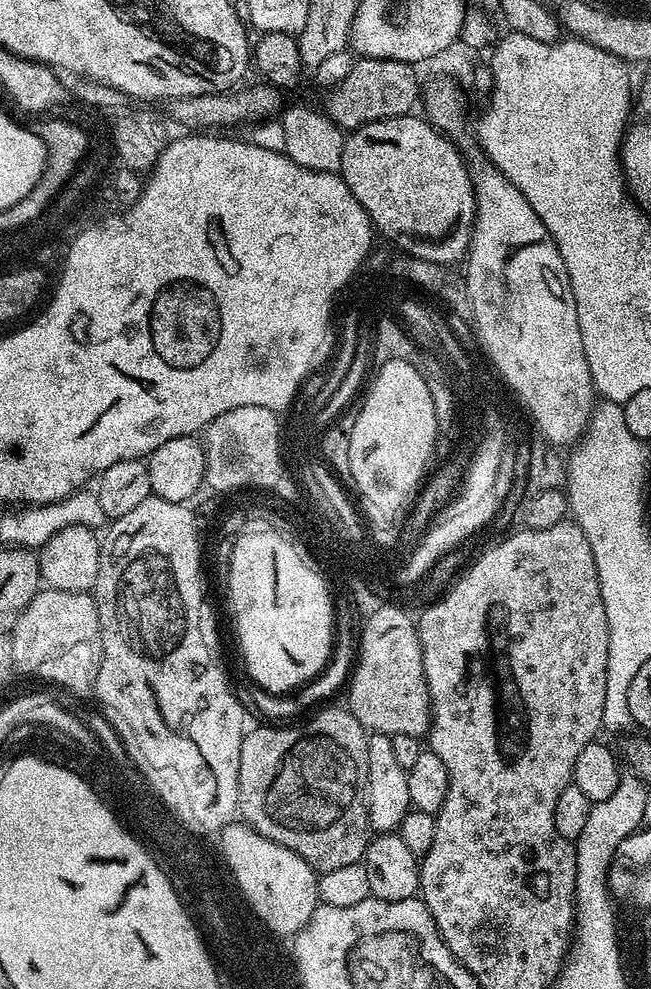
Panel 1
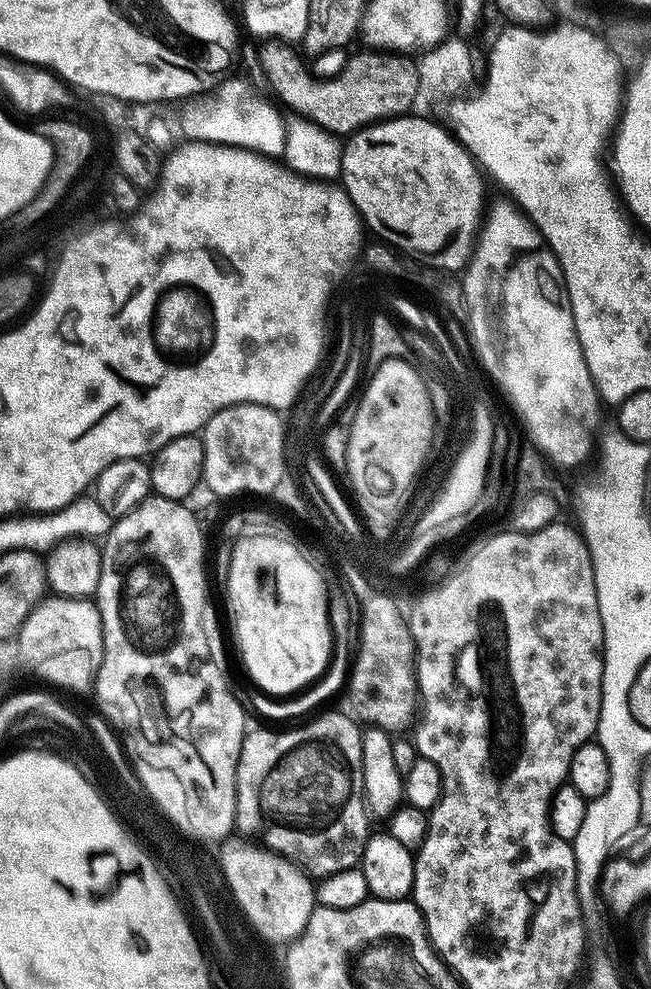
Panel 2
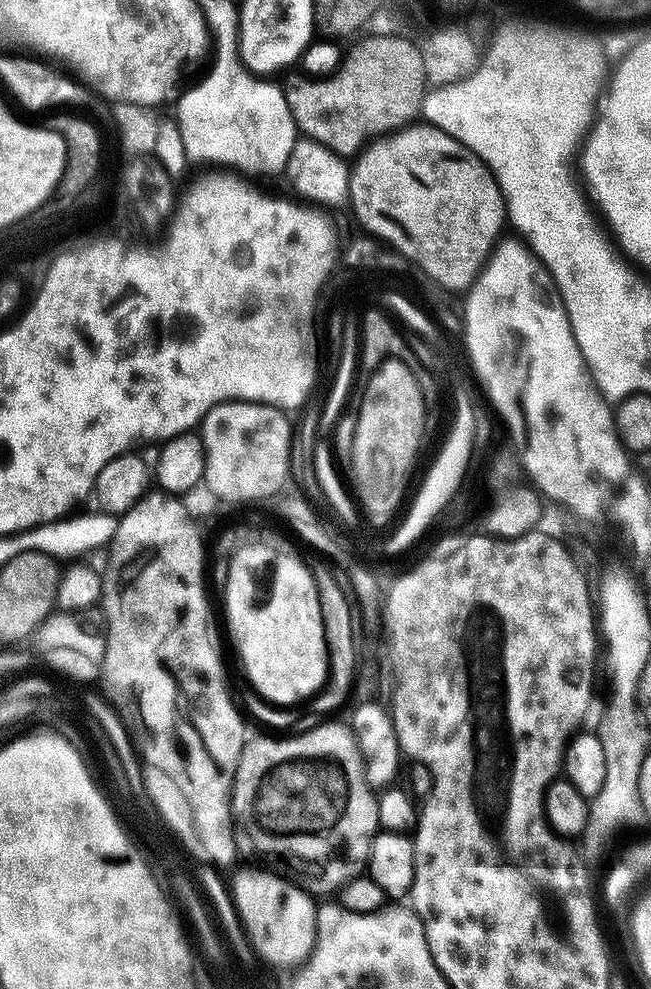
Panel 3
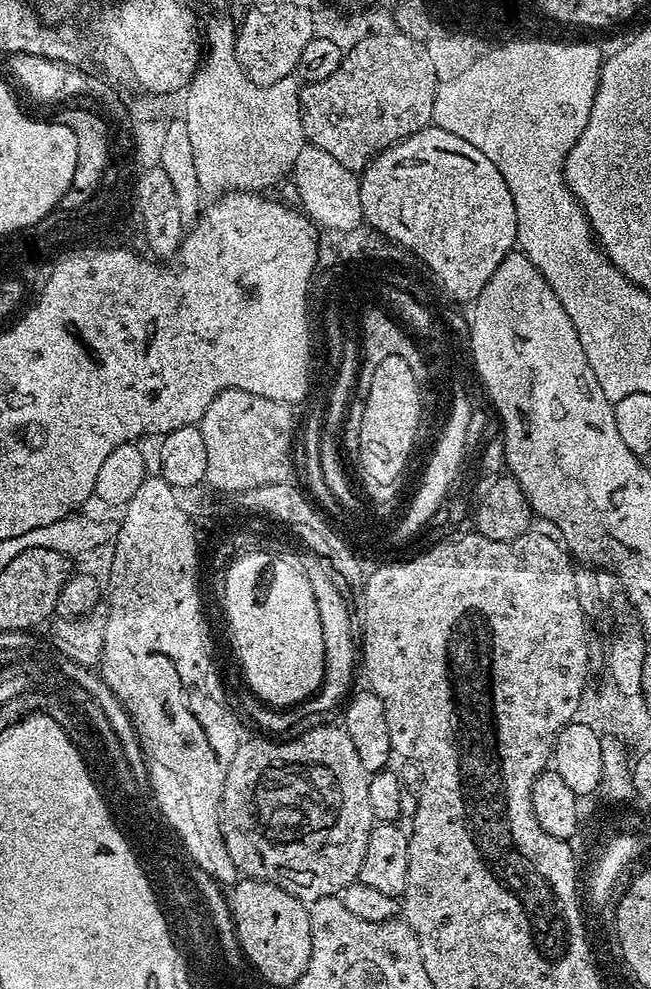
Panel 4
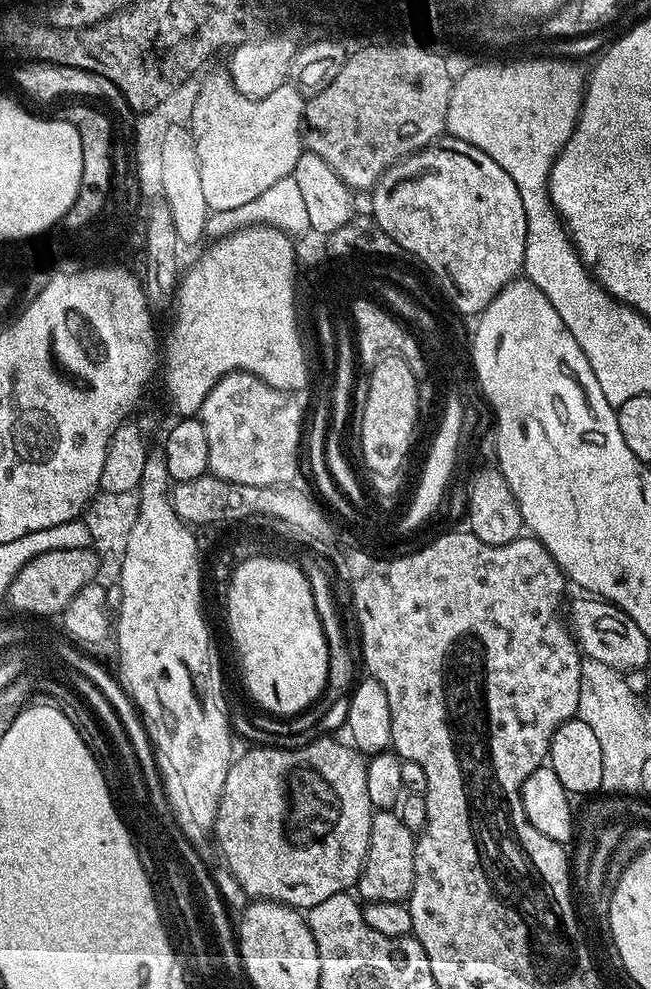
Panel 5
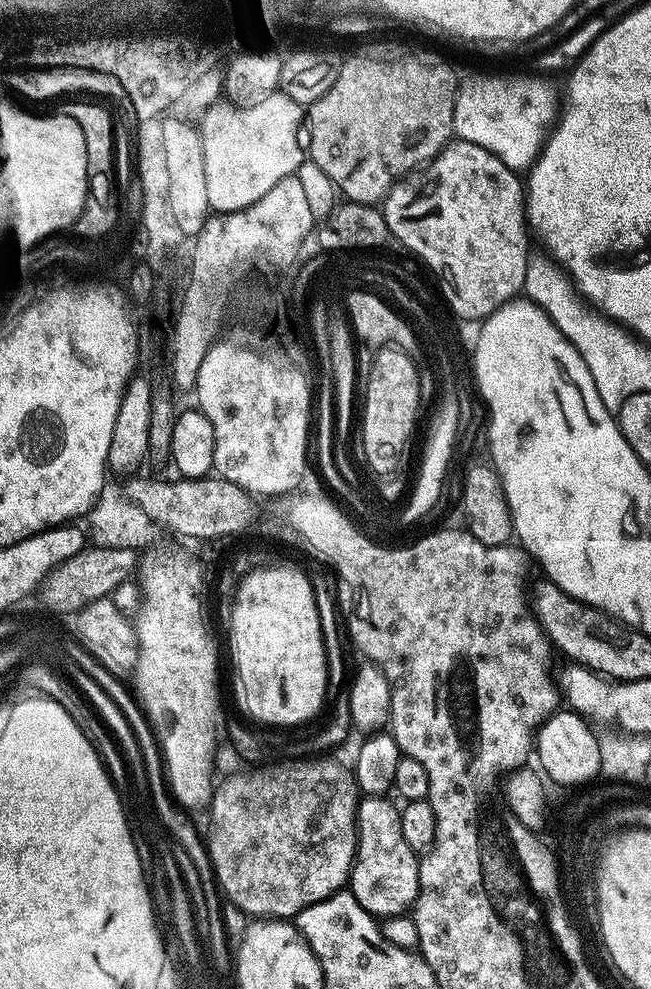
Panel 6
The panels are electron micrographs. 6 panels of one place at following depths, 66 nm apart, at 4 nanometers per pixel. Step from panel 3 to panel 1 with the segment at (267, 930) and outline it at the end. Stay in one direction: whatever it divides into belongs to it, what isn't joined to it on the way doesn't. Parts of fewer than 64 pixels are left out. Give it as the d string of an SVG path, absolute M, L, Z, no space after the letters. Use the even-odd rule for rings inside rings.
M230 822L226 830L226 850L228 857L234 858L236 875L241 875L243 882L250 890L252 900L258 902L260 913L255 916L257 921L272 924L274 931L279 930L284 936L292 936L299 928L303 928L318 907L316 895L317 873L294 850L258 834L249 824L243 822Z

